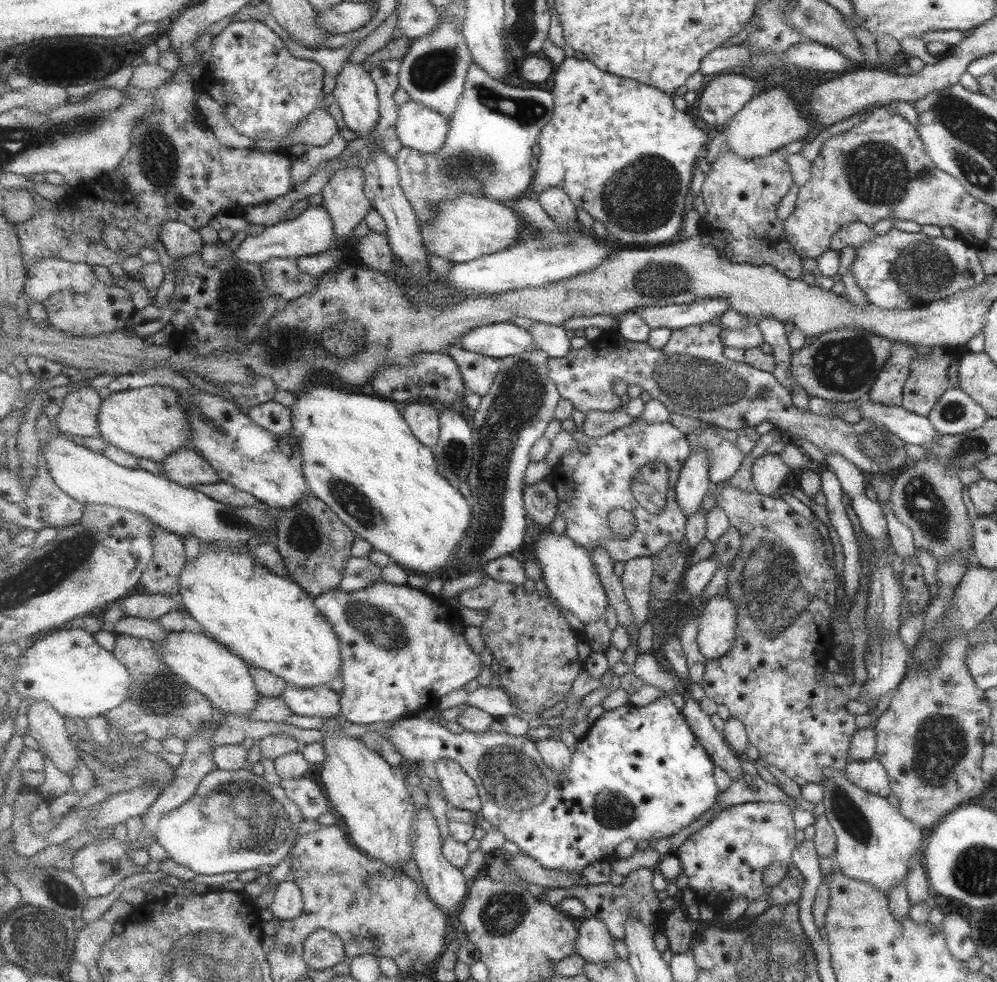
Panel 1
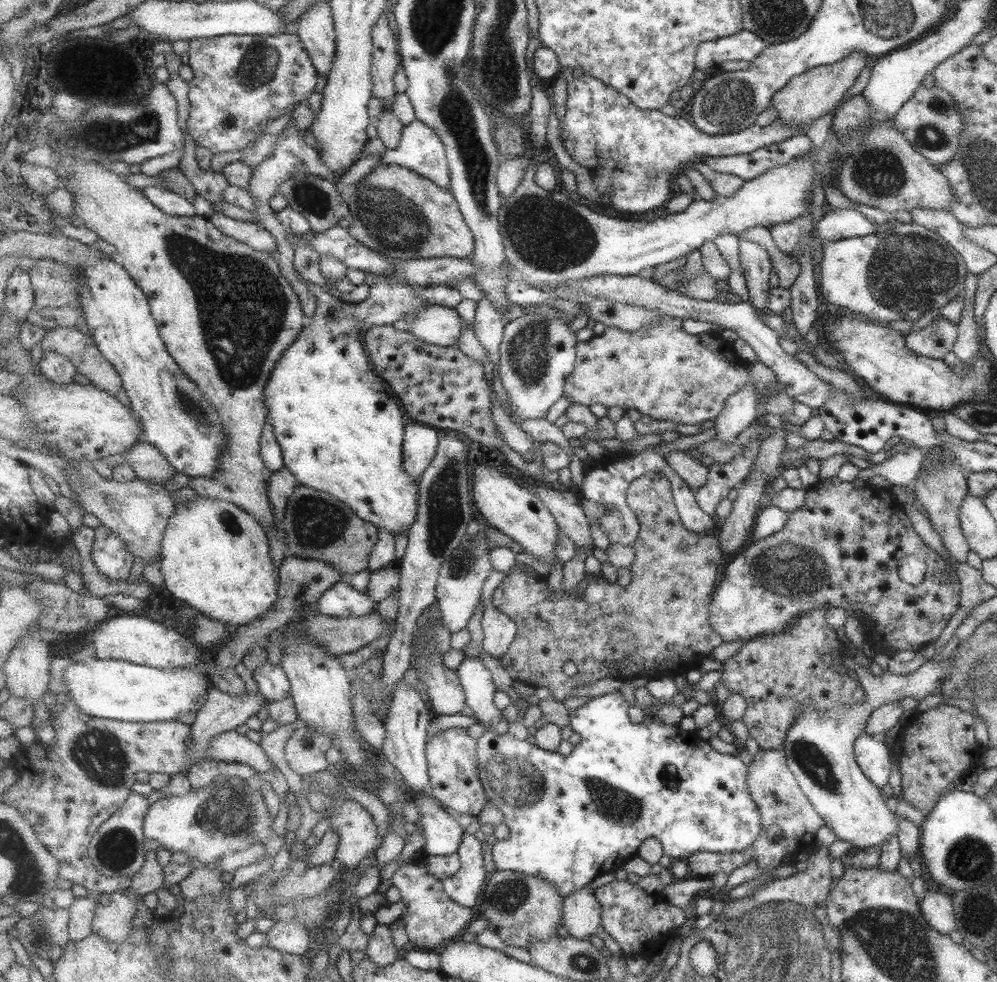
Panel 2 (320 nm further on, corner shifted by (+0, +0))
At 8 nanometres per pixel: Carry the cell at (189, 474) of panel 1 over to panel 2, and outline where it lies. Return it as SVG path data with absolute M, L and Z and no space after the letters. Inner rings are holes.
M146 440L135 444L125 454L127 456L124 462L135 470L141 480L153 481L164 486L176 473L176 468L167 461L165 454Z

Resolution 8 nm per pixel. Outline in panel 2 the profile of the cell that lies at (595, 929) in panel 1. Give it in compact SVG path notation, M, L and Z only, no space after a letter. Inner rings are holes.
M589 885L564 900L564 925L578 940L590 940L603 926L602 906Z

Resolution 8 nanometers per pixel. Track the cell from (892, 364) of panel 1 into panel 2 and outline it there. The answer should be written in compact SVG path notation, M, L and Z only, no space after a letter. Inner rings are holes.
M939 317L925 328L904 336L903 344L918 356L942 360L952 350L956 339L956 326Z

